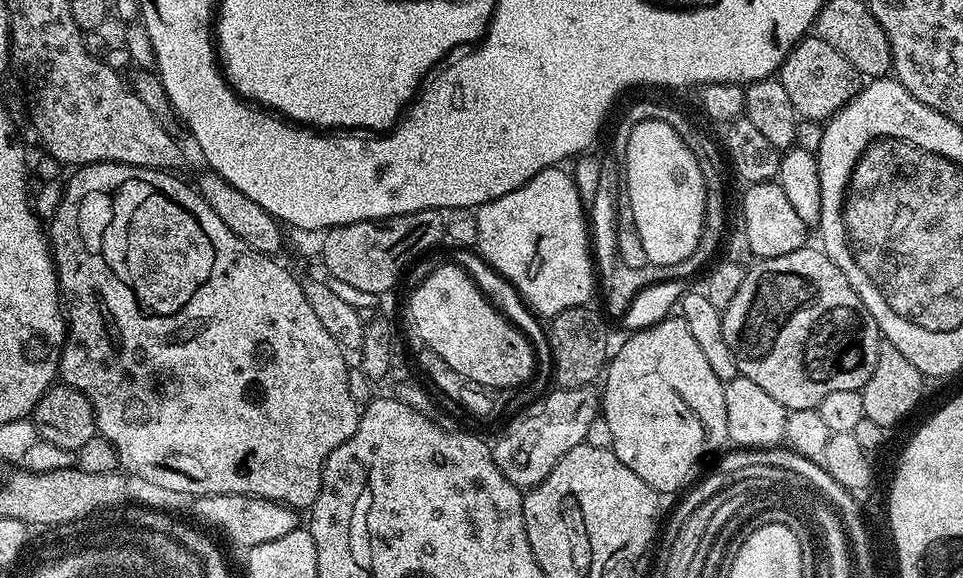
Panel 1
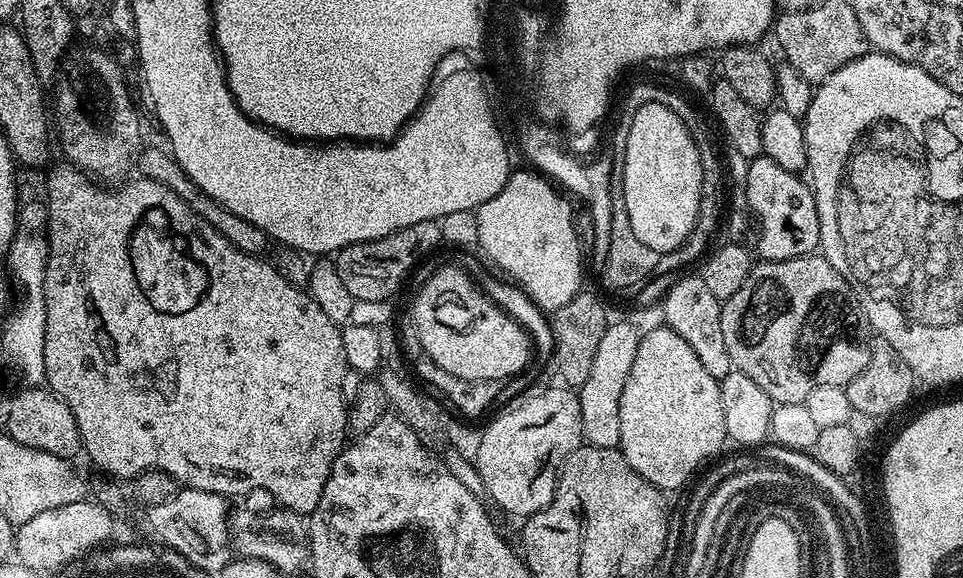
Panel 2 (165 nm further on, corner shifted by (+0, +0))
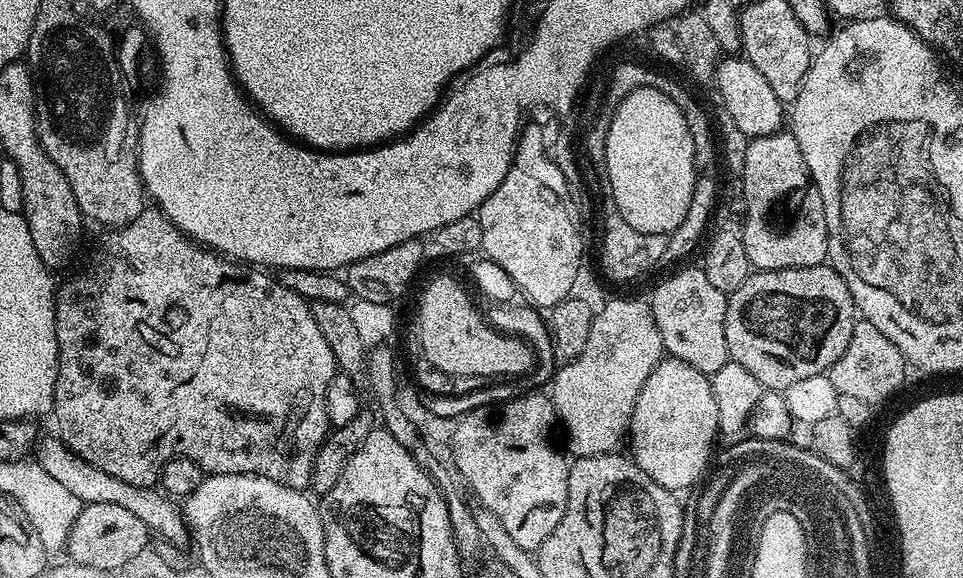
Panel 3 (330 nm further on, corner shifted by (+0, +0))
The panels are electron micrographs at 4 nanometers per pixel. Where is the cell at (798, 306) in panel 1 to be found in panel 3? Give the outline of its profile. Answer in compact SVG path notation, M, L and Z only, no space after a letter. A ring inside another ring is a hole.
M831 263L769 272L756 270L728 296L726 346L730 359L738 362L738 366L746 366L765 390L783 390L794 386L794 382L802 382L802 378L825 375L842 358L846 346L850 346L850 334L857 319L850 290Z

